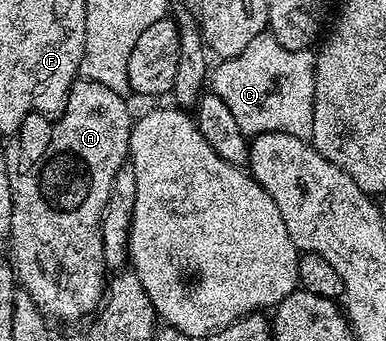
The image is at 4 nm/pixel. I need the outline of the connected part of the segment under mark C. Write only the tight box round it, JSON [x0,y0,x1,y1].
[212,33,315,138]

